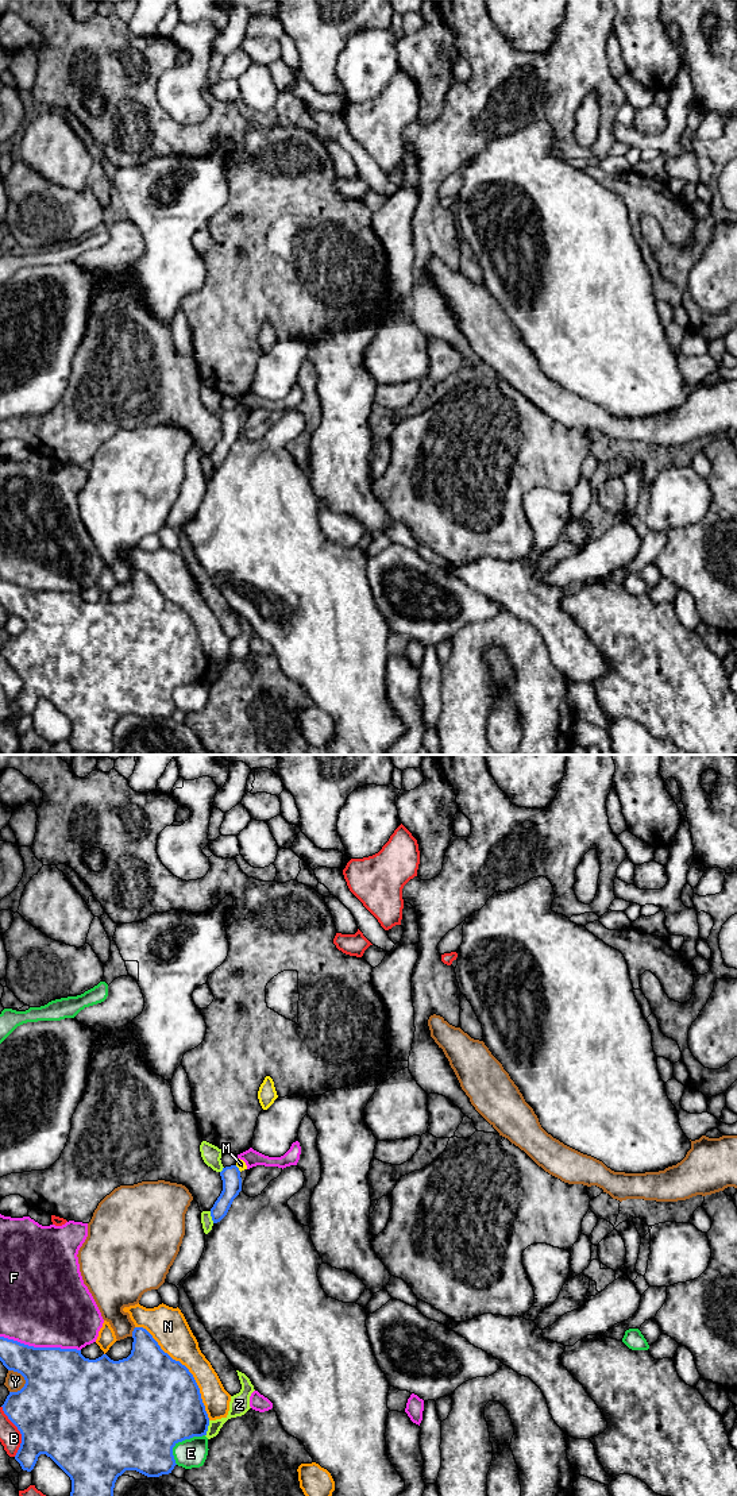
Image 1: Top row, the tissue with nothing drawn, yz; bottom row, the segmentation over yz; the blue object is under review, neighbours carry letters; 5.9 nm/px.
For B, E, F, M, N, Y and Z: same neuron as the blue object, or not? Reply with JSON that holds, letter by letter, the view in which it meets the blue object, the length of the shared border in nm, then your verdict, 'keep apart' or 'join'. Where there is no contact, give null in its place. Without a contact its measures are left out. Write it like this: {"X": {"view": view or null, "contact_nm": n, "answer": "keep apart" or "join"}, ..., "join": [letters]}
{"B": {"view": "yz", "contact_nm": 320, "answer": "keep apart"}, "E": {"view": "yz", "contact_nm": 260, "answer": "keep apart"}, "F": {"view": "yz", "contact_nm": 480, "answer": "keep apart"}, "M": {"view": "yz", "contact_nm": 50, "answer": "join"}, "N": {"view": "yz", "contact_nm": 700, "answer": "keep apart"}, "Y": {"view": "yz", "contact_nm": 150, "answer": "keep apart"}, "Z": {"view": "yz", "contact_nm": 100, "answer": "keep apart"}, "join": ["M"]}

